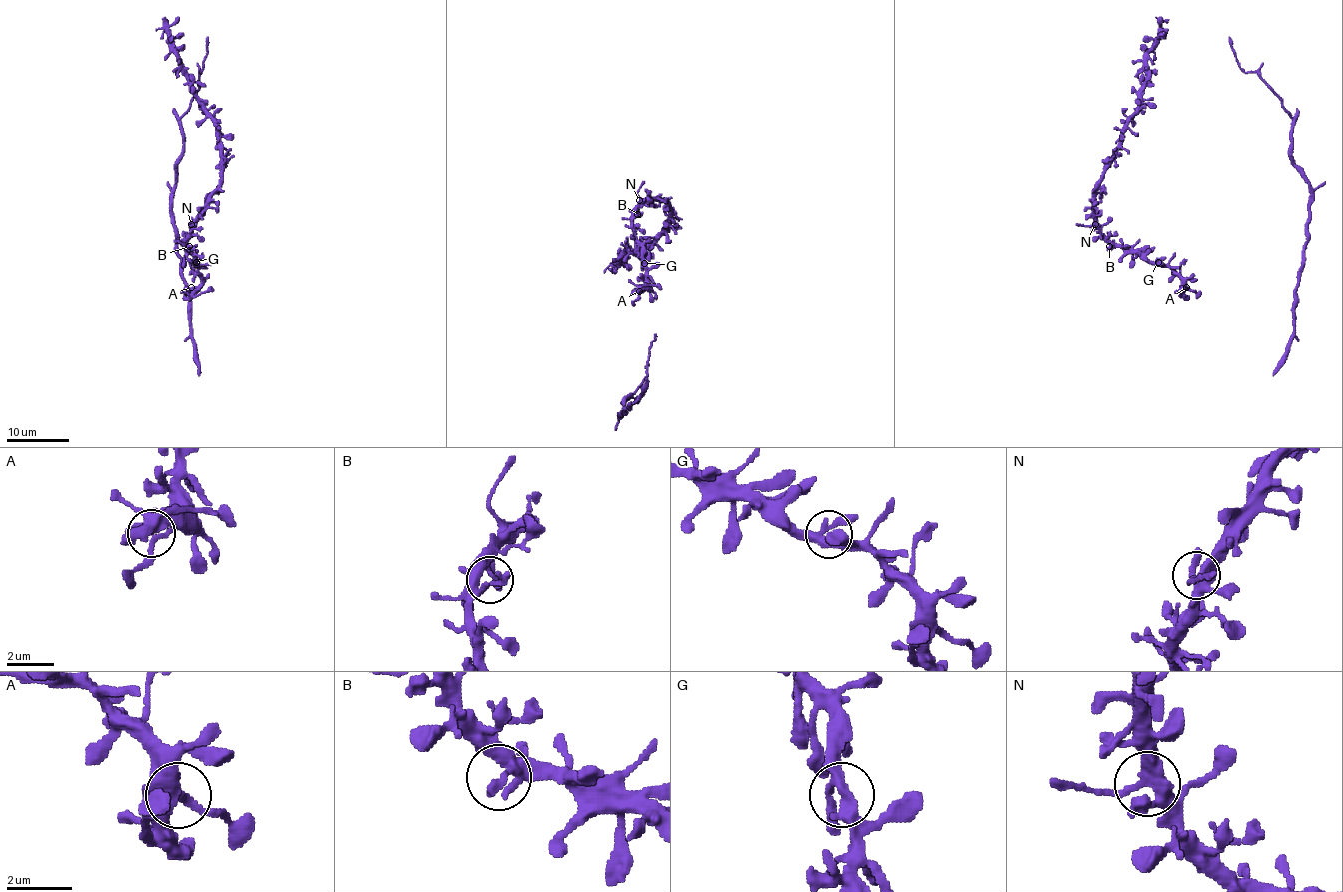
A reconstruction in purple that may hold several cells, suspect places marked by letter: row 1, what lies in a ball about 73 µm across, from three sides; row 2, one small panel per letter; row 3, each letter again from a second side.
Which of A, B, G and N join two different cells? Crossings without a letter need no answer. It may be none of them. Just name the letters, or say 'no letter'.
no letter

